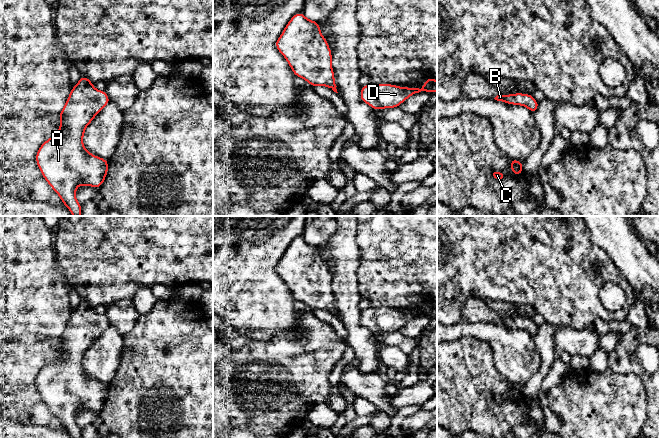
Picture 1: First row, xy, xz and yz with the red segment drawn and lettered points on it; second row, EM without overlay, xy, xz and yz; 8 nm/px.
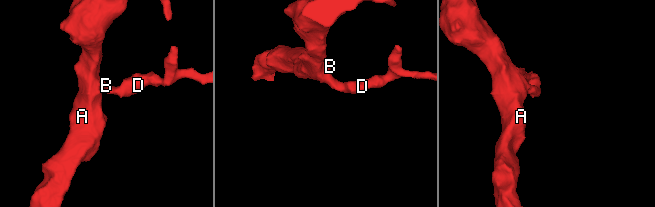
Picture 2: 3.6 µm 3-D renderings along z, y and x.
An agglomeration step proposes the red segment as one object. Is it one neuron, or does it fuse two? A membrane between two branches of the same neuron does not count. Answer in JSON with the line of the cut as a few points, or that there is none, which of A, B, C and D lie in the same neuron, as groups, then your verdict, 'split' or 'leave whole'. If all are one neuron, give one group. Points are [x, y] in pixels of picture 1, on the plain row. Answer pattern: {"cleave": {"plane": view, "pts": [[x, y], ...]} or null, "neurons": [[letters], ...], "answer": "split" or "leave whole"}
{"cleave": null, "neurons": [["A", "B", "C", "D"]], "answer": "leave whole"}

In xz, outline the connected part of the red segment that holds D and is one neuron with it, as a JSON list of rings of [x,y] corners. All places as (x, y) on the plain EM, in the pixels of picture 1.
[[[429,301],[422,312],[399,311],[392,308],[367,308],[361,311],[360,323],[371,330],[374,334],[384,332],[396,332],[410,320],[425,316],[436,316],[437,305]]]

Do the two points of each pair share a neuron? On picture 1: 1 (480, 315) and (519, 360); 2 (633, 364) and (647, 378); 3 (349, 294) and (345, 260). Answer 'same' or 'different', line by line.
1: different
2: same
3: same

